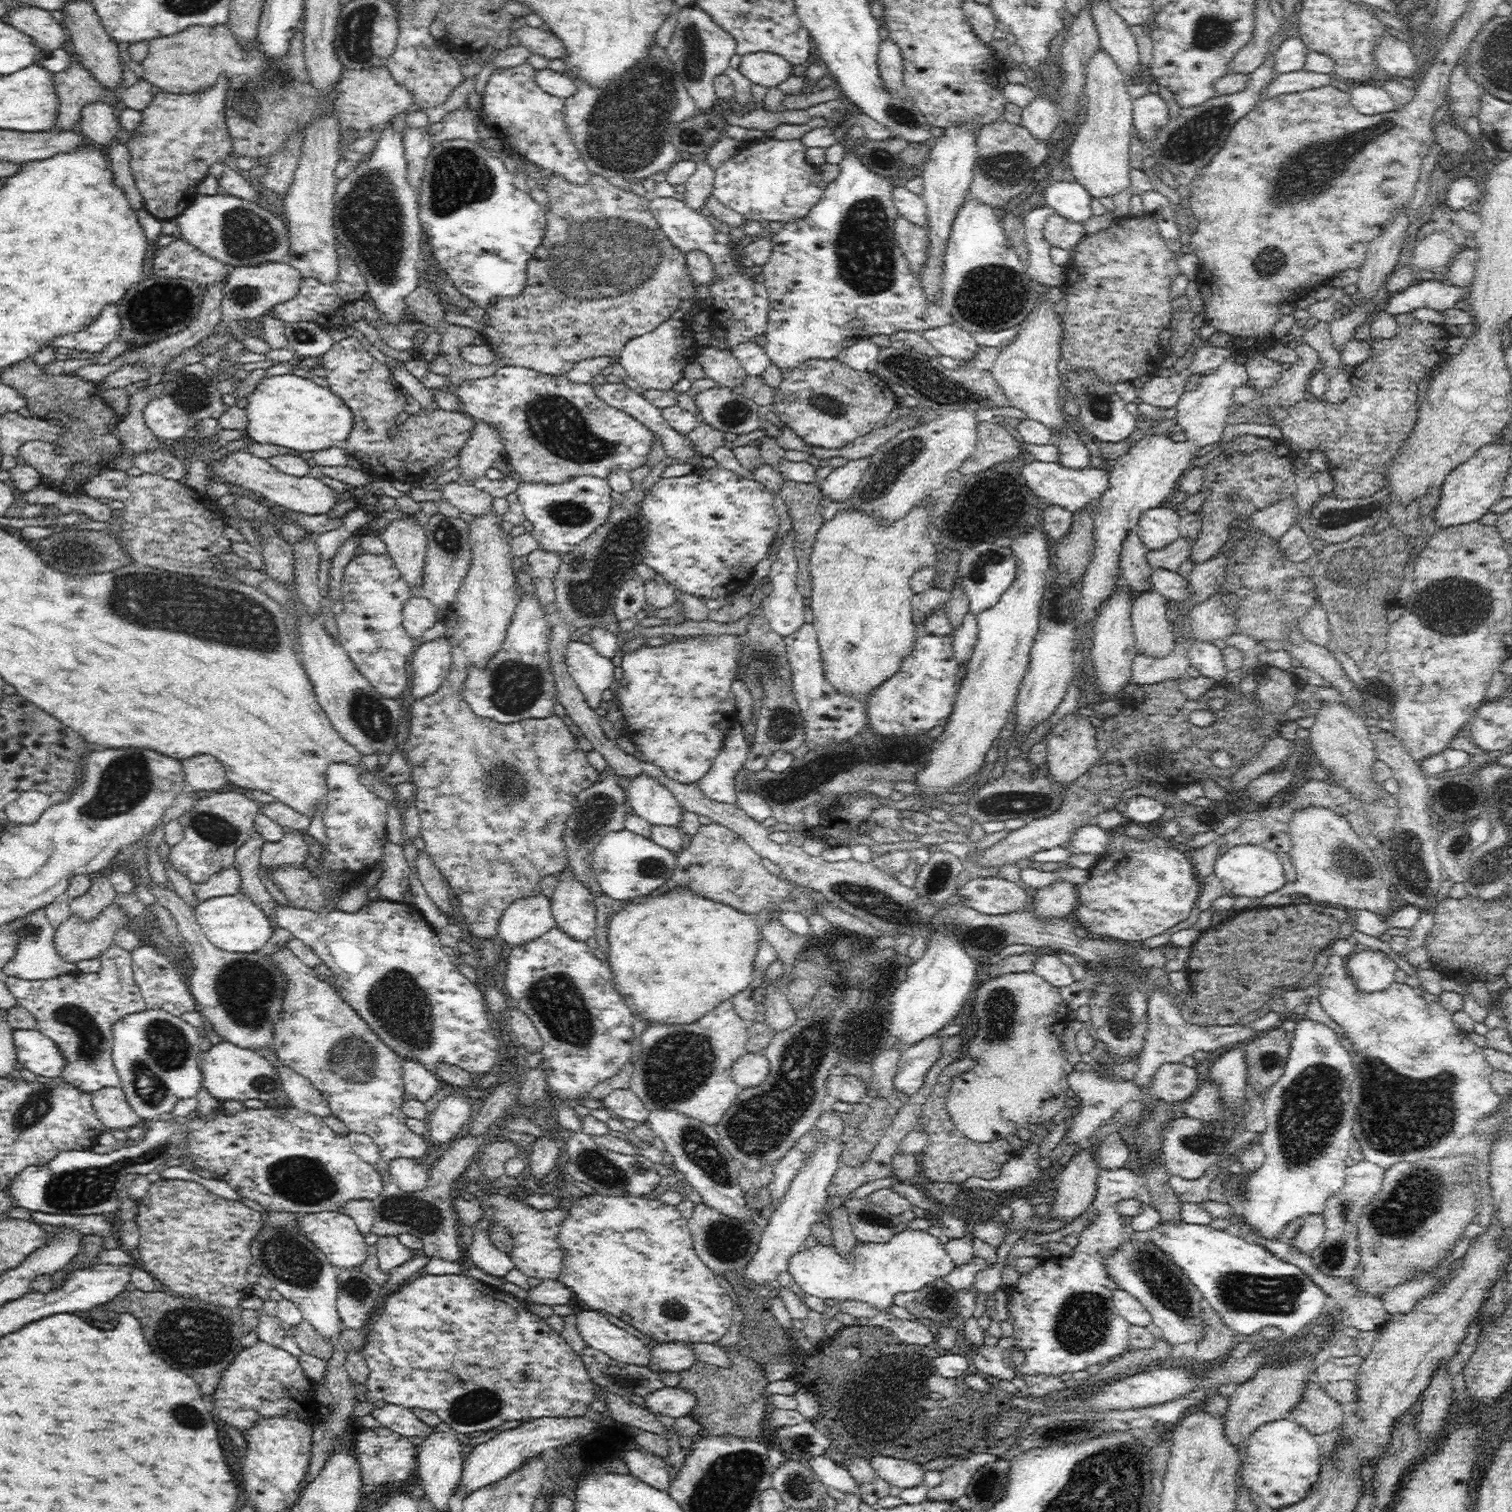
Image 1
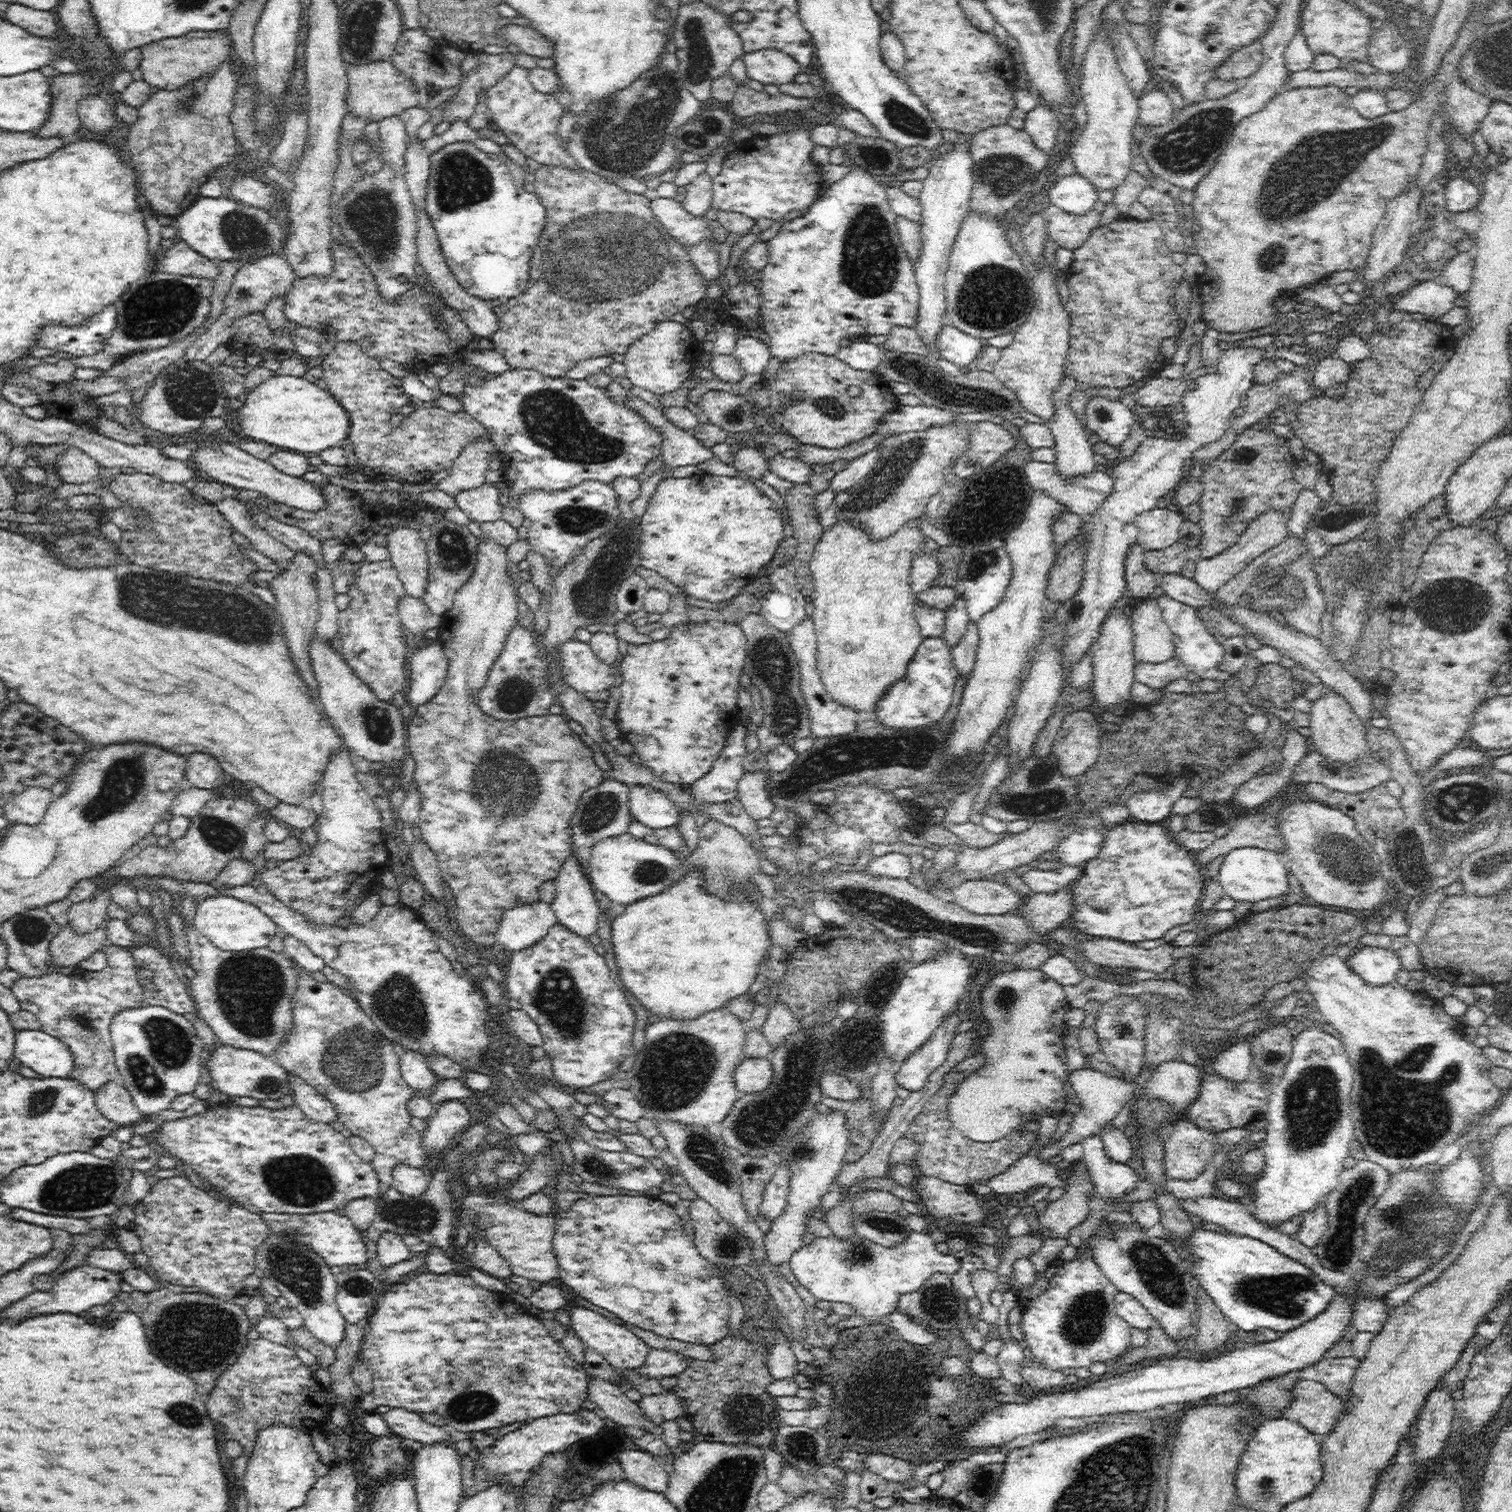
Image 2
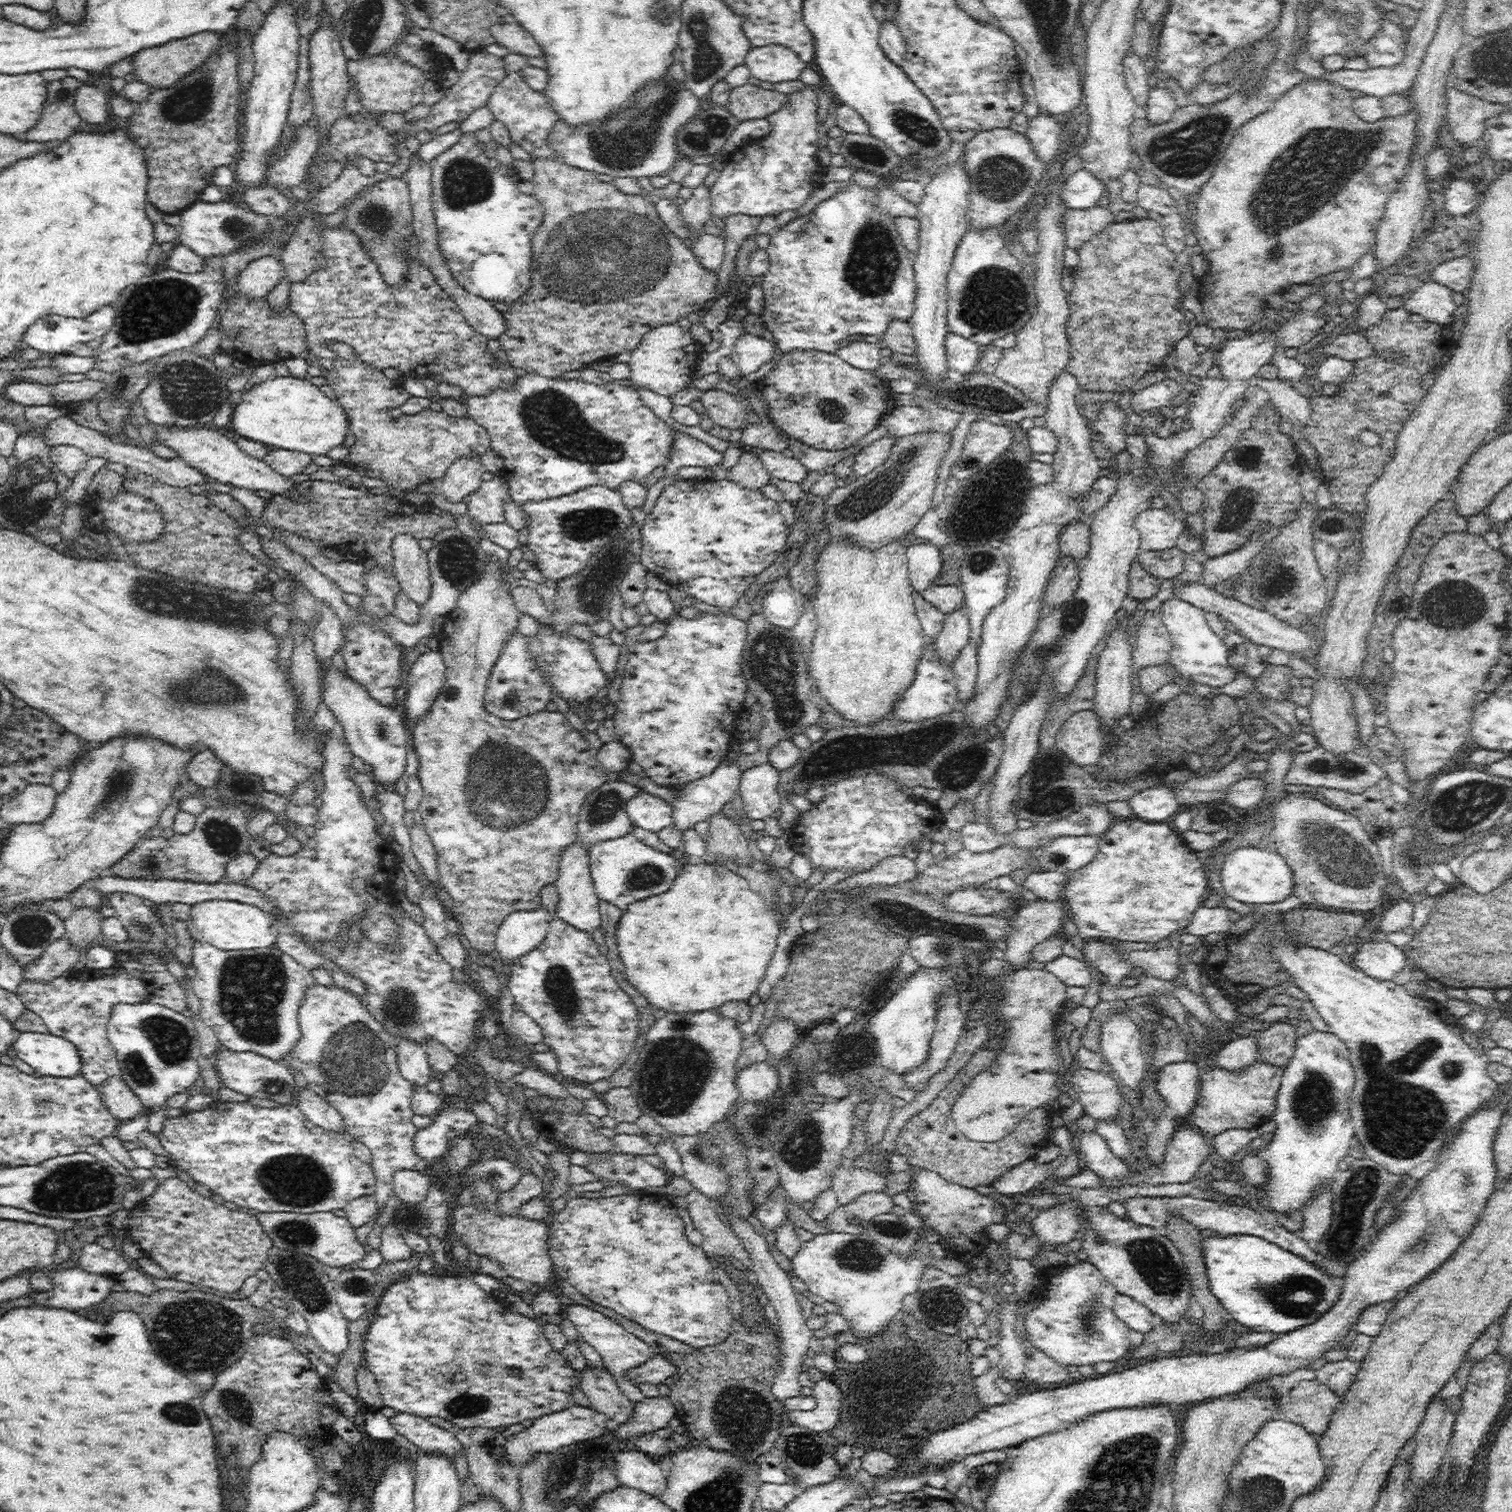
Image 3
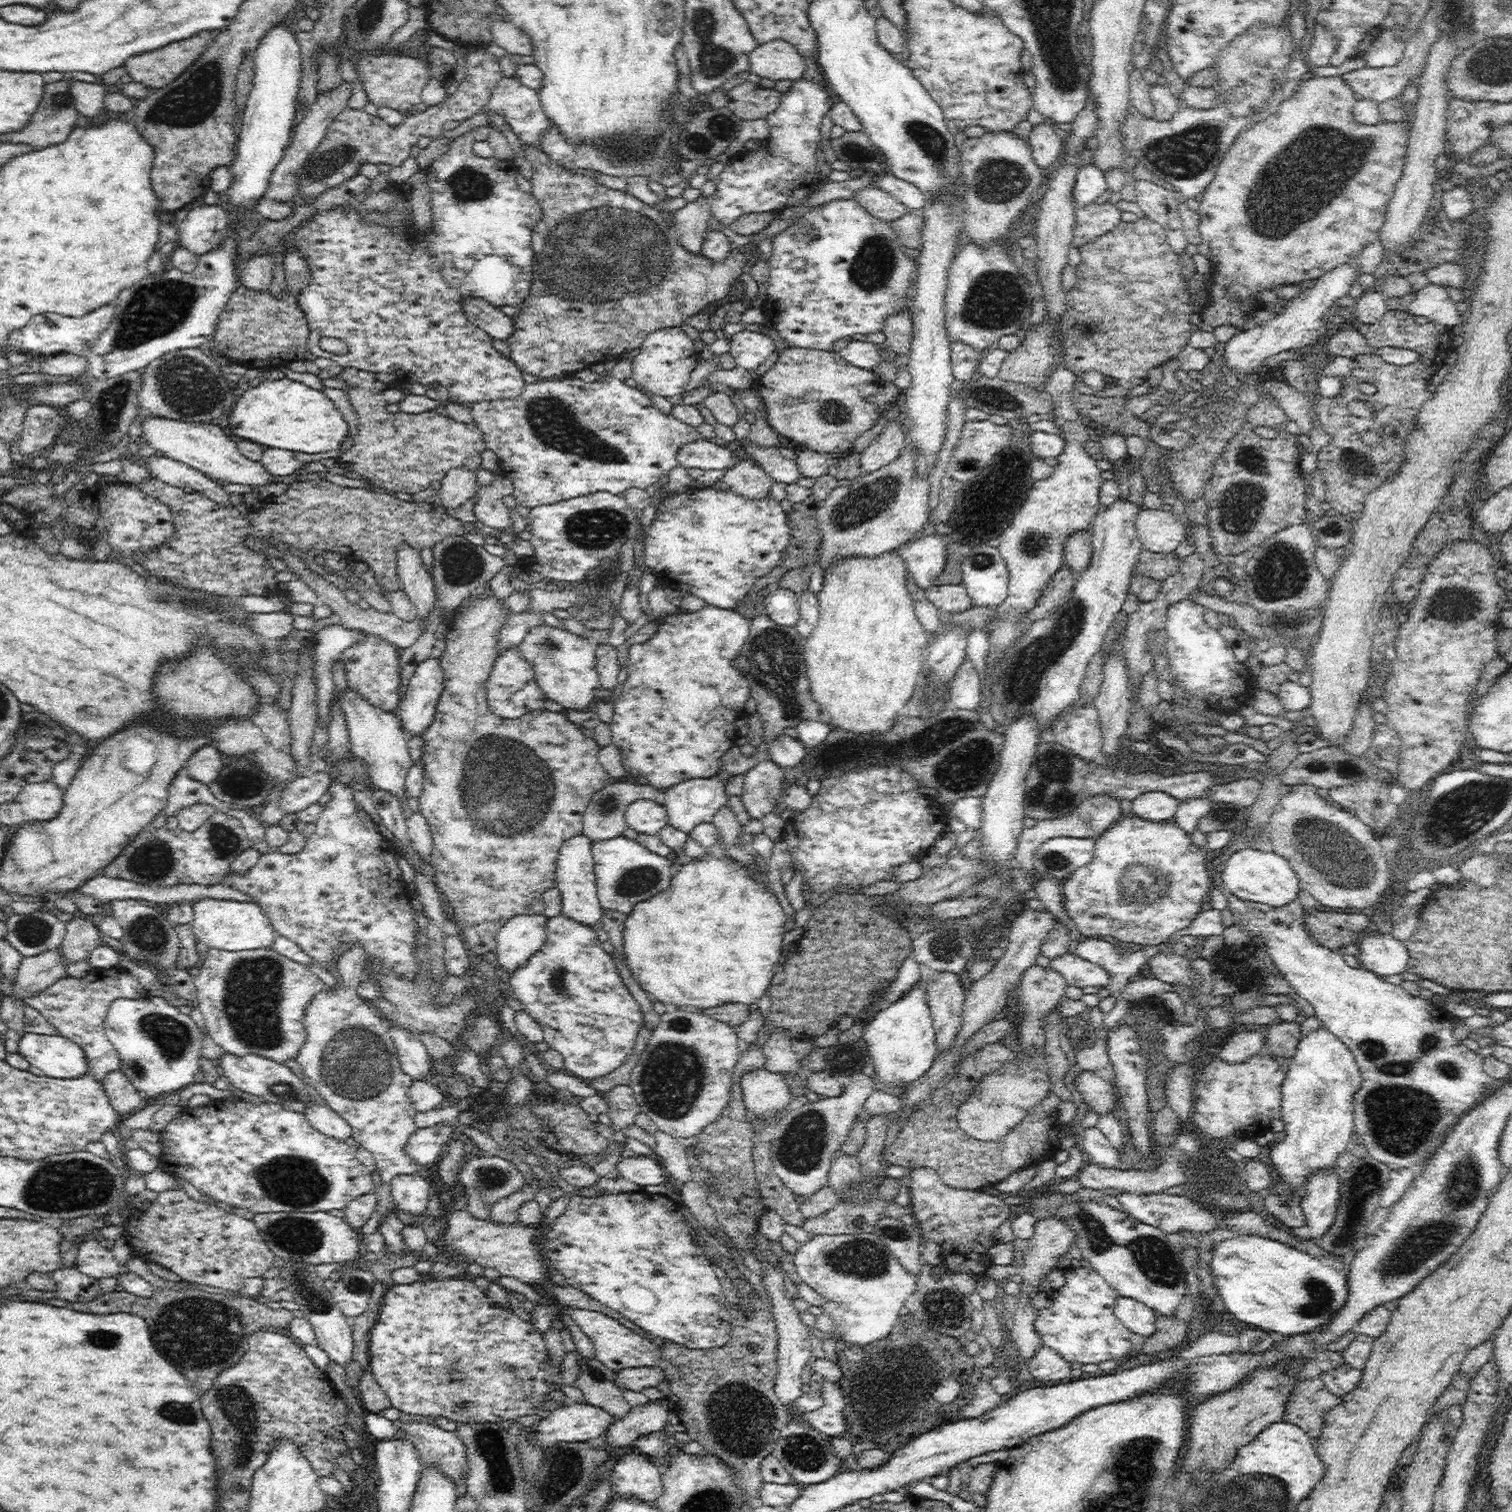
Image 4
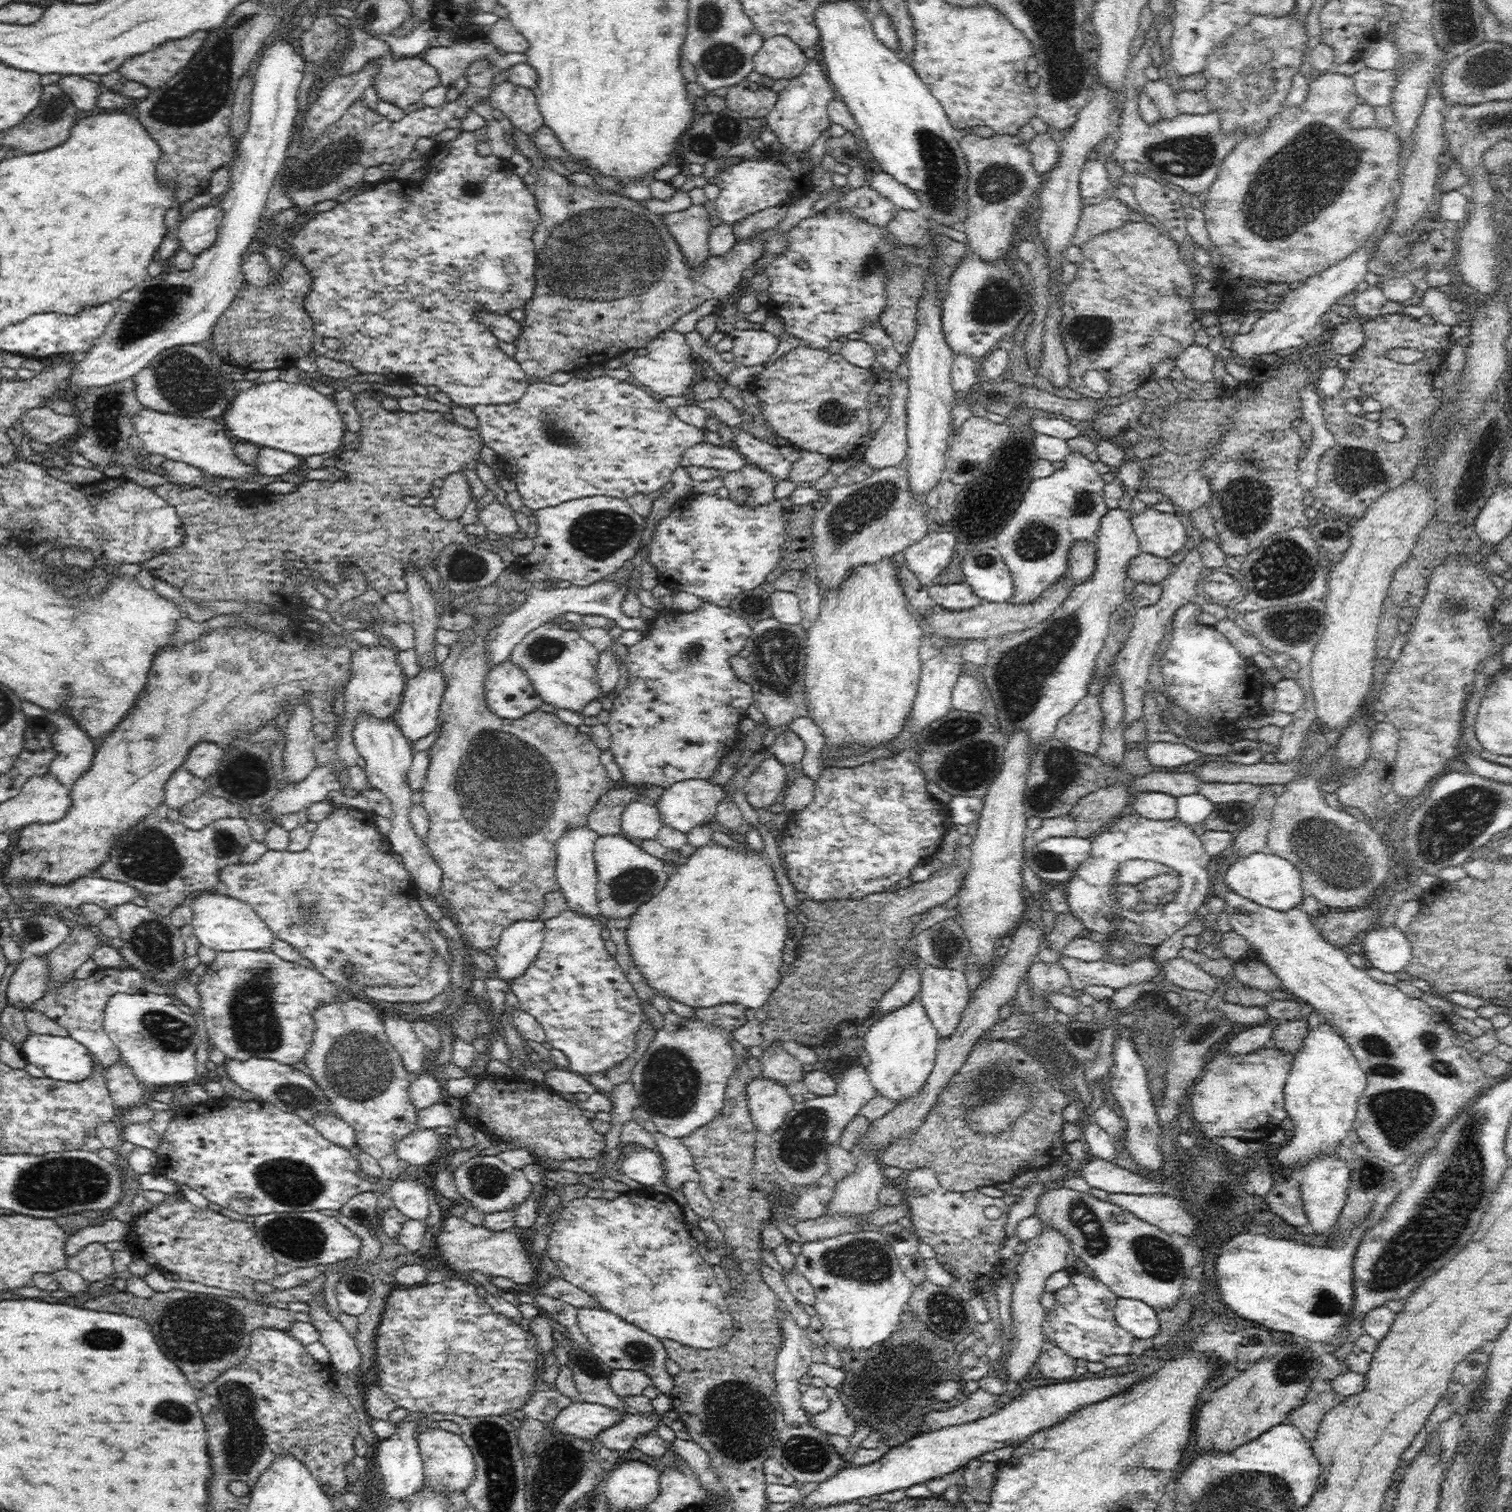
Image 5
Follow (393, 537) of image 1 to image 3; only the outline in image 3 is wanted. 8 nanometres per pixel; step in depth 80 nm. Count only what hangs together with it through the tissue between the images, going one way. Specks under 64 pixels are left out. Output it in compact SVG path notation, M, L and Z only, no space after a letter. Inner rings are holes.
M410 534L397 535L392 540L393 572L401 590L419 607L430 598L432 586L428 554L420 548L416 538Z

